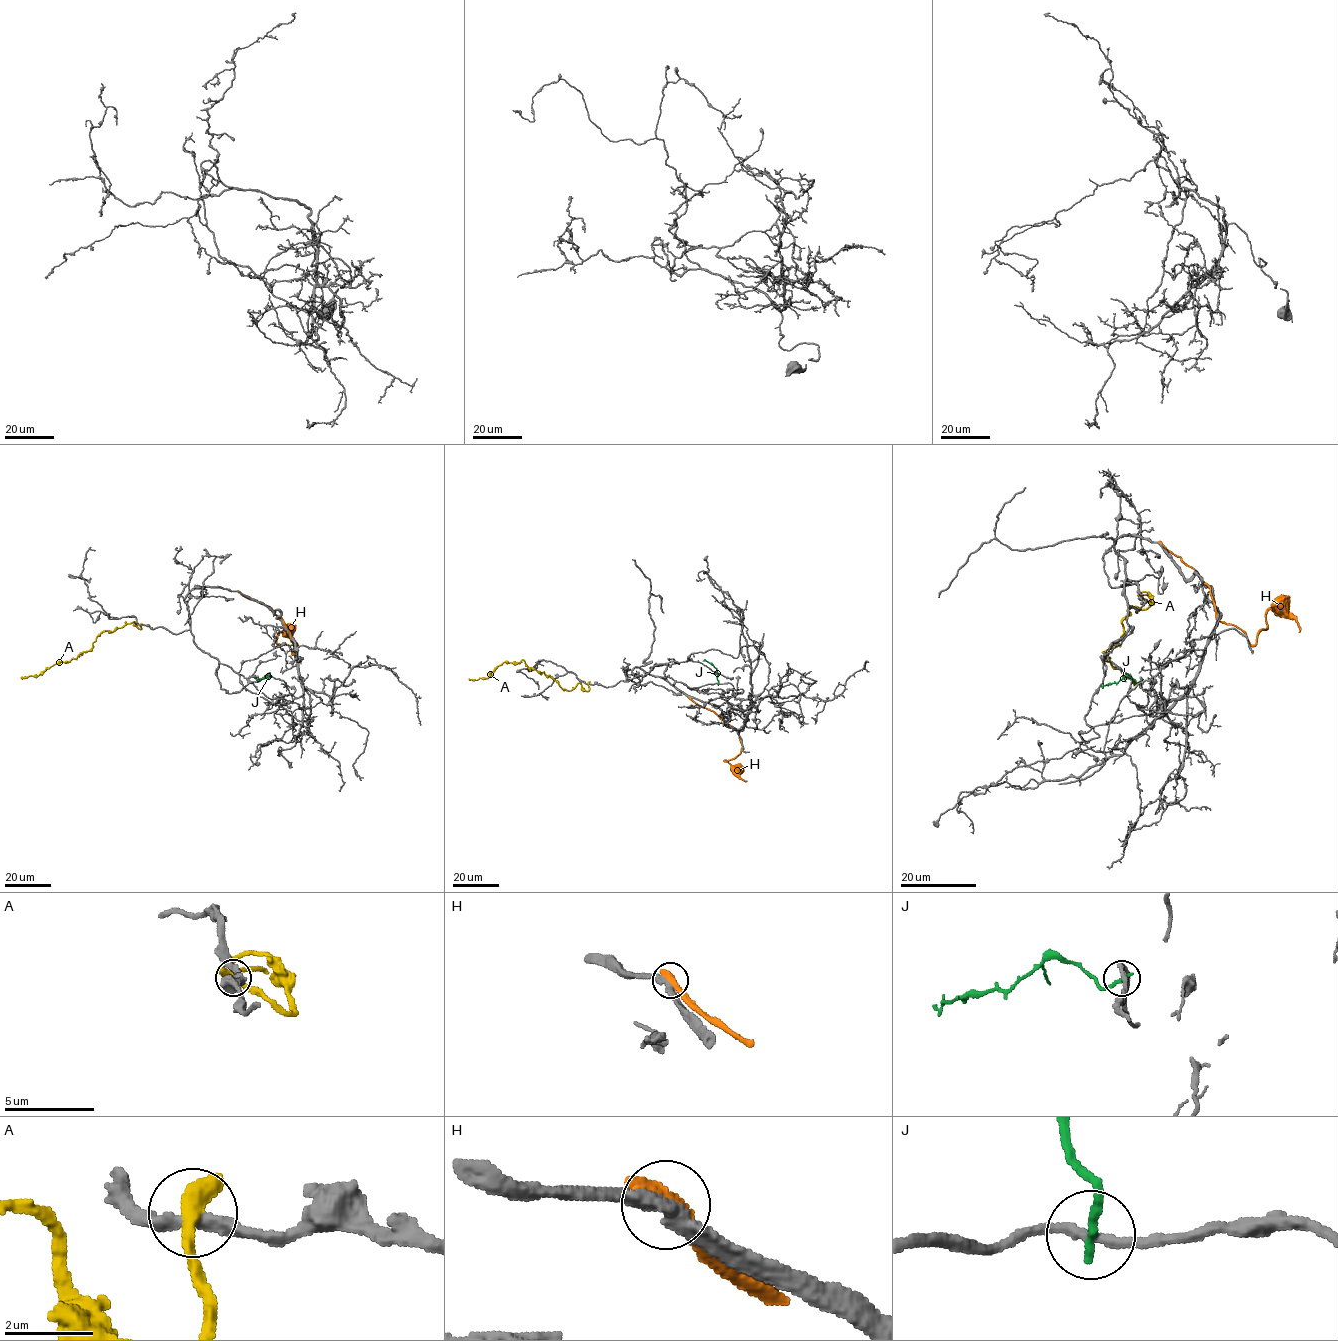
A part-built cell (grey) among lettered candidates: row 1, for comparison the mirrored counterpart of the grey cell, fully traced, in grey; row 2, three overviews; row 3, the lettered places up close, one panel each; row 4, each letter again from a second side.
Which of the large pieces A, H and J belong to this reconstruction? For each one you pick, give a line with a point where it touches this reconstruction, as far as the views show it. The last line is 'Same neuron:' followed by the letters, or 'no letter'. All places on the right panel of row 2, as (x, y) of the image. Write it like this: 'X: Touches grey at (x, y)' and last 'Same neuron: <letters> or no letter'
Same neuron: no letter

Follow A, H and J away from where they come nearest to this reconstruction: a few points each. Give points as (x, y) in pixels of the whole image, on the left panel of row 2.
A: (140, 625), (140, 629), (133, 622), (103, 631), (91, 648), (75, 658), (21, 678)
H: (239, 591), (281, 619), (293, 654), (277, 643), (277, 634), (285, 632), (298, 646)
J: (270, 676), (269, 673), (268, 677), (255, 678)

